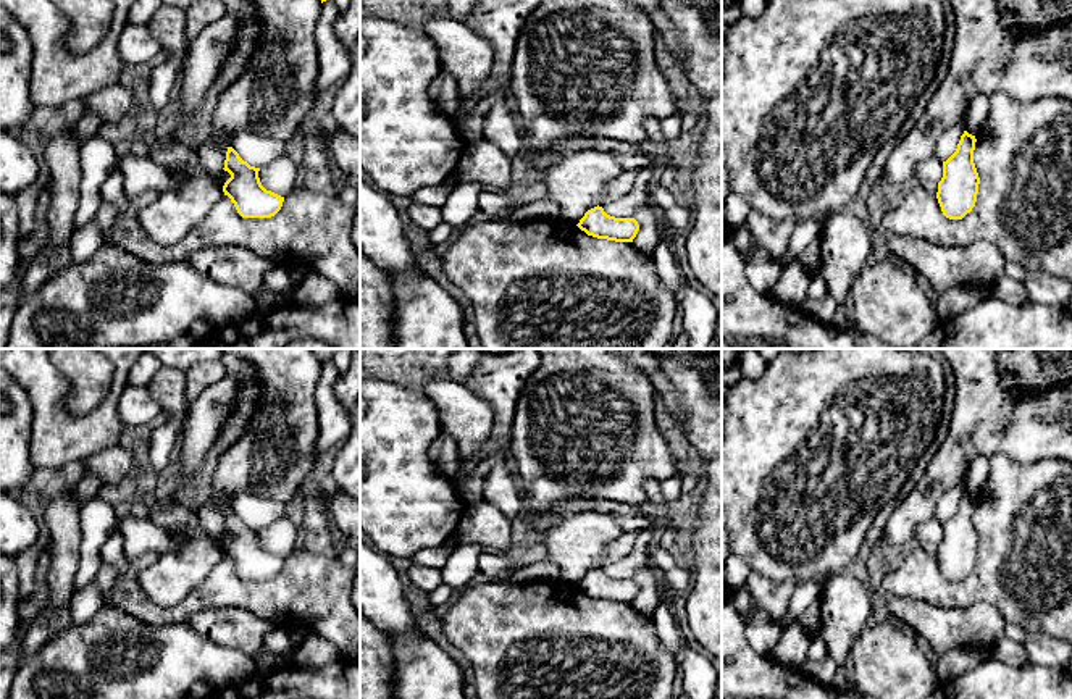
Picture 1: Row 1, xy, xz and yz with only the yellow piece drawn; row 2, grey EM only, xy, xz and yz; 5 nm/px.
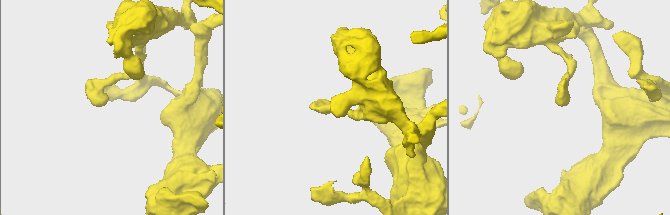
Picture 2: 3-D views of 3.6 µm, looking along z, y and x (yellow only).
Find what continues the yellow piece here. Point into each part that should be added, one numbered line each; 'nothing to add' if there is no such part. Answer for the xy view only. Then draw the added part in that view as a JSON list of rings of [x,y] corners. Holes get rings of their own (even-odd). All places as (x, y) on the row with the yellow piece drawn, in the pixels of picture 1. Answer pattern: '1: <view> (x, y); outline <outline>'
nothing to add

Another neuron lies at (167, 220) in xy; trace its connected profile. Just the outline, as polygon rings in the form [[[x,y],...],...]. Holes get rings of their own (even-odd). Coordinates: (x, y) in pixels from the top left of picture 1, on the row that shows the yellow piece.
[[[211,174],[189,178],[179,189],[160,192],[139,213],[144,231],[158,244],[176,244],[224,195]]]

